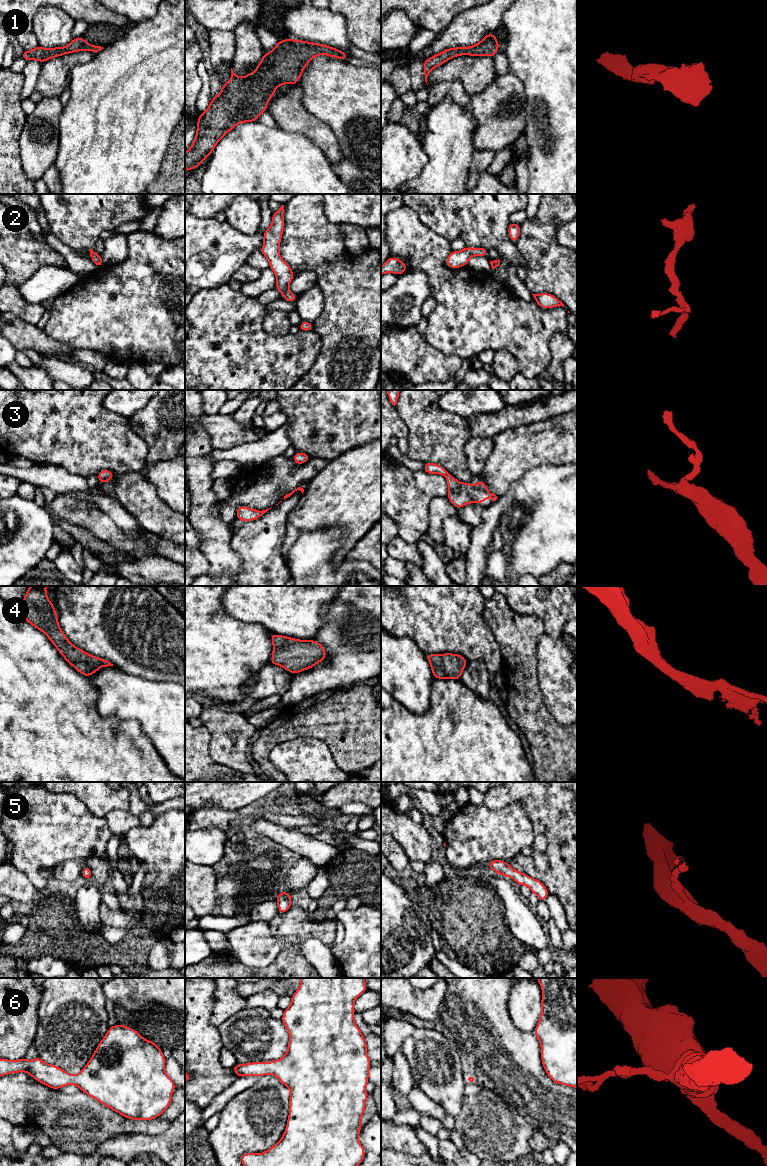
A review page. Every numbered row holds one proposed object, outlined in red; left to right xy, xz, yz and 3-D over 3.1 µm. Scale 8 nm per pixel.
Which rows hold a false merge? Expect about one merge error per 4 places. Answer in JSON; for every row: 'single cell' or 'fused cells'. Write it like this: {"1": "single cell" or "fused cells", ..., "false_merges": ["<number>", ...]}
{"1": "single cell", "2": "single cell", "3": "single cell", "4": "single cell", "5": "single cell", "6": "single cell", "false_merges": []}

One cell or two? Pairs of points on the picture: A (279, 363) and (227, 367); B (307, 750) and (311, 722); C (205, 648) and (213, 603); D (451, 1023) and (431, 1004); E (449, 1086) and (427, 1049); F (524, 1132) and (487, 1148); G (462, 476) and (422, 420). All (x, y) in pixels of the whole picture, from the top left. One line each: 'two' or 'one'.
A: one
B: two
C: one
D: two
E: one
F: one
G: one

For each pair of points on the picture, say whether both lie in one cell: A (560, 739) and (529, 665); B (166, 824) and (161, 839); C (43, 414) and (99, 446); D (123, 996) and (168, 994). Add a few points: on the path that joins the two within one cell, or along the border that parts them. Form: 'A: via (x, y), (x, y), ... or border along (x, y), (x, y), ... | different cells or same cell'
A: via (542, 721), (529, 708), (529, 683) | same cell
B: via (166, 828), (165, 835) | same cell
C: via (57, 417), (85, 438) | same cell
D: via (134, 994), (157, 994) | same cell

